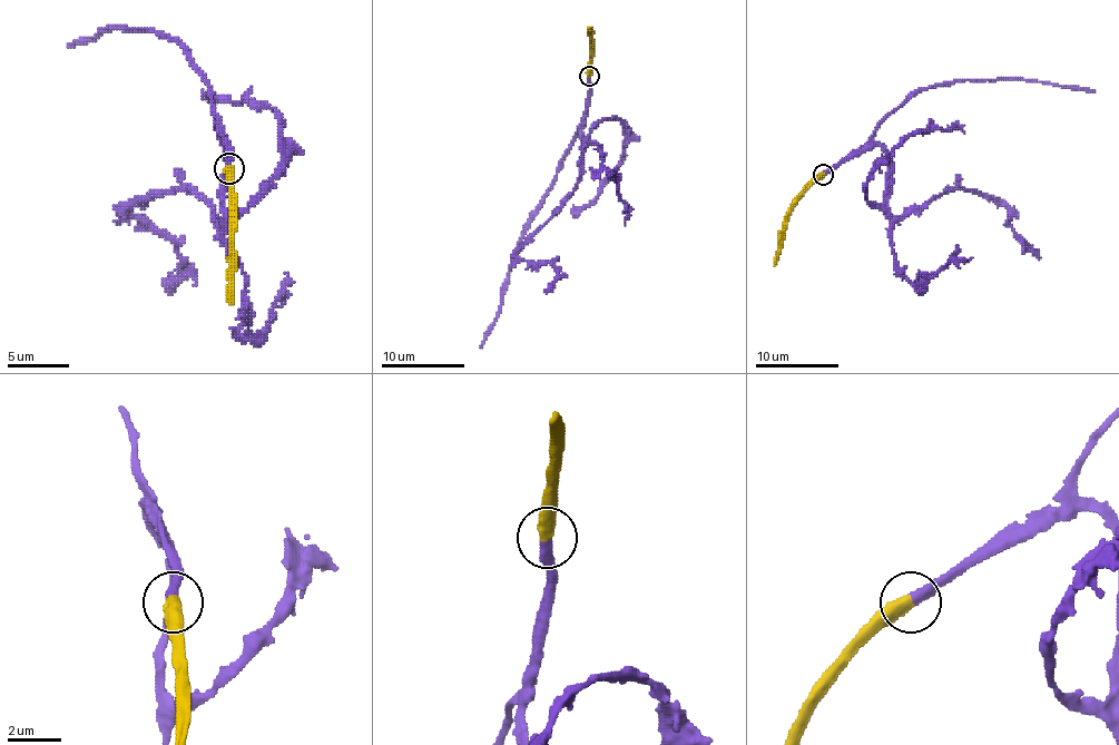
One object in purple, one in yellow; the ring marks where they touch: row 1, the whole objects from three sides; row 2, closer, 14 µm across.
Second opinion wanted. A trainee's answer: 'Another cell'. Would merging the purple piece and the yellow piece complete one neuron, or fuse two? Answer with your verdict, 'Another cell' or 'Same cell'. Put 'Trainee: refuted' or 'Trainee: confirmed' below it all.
Same cell
Trainee: refuted

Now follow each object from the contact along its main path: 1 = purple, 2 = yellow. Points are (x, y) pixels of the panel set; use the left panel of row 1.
1: (229, 169), (217, 126), (221, 231), (187, 190), (156, 190), (123, 208), (178, 252), (180, 278), (168, 294)
2: (229, 169), (233, 303)

